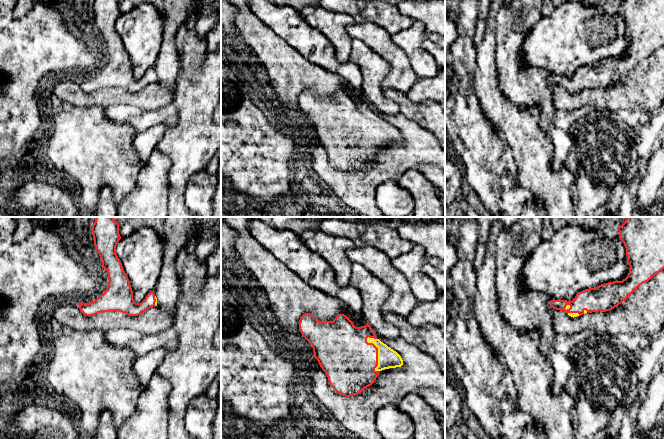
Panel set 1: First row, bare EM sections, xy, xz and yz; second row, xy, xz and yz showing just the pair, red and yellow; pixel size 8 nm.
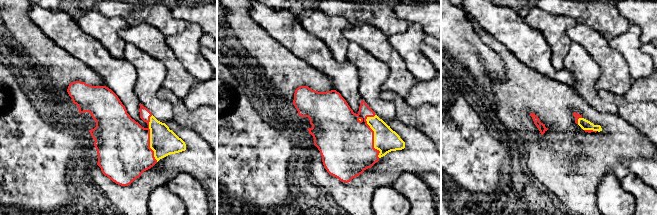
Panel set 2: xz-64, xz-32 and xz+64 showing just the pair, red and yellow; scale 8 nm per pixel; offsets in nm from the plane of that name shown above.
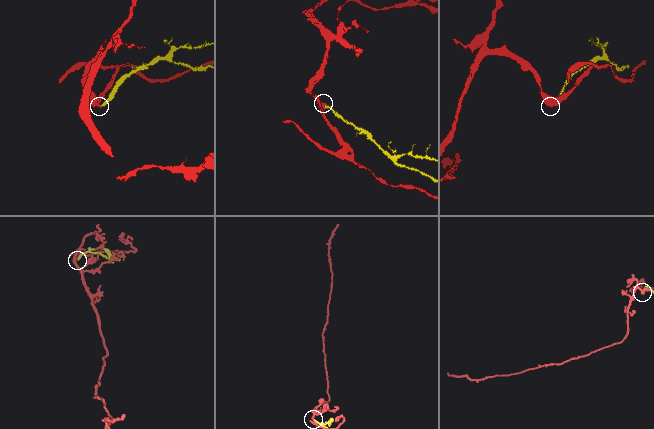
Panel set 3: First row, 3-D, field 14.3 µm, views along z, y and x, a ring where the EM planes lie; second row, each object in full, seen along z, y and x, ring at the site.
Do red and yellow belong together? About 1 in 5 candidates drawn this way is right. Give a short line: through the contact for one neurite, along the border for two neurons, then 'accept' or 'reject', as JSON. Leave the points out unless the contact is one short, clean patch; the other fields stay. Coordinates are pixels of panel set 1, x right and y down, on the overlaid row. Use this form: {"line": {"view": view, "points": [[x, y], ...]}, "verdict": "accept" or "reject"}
{"verdict": "accept"}

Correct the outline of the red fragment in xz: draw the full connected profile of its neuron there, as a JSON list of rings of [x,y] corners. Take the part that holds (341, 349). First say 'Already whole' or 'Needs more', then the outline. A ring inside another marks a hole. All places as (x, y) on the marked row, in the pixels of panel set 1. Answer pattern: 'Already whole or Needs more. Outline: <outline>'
Needs more. Outline: [[[305,313],[301,316],[299,330],[312,345],[313,357],[326,373],[330,386],[339,395],[358,395],[374,383],[382,370],[403,365],[401,356],[381,342],[368,323],[356,327],[344,314],[337,315],[333,321],[321,322],[312,314]]]

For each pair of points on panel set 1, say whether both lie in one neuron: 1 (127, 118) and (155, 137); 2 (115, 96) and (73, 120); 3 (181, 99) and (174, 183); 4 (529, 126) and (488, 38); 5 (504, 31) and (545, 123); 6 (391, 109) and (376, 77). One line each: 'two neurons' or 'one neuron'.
1: two neurons
2: two neurons
3: one neuron
4: one neuron
5: one neuron
6: one neuron

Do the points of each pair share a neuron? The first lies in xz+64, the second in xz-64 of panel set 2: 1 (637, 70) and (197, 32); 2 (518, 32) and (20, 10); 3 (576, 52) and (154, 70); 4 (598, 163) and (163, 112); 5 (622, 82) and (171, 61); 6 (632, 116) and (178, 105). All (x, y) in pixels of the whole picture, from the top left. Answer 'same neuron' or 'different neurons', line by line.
1: same neuron
2: different neurons
3: same neuron
4: different neurons
5: same neuron
6: same neuron

